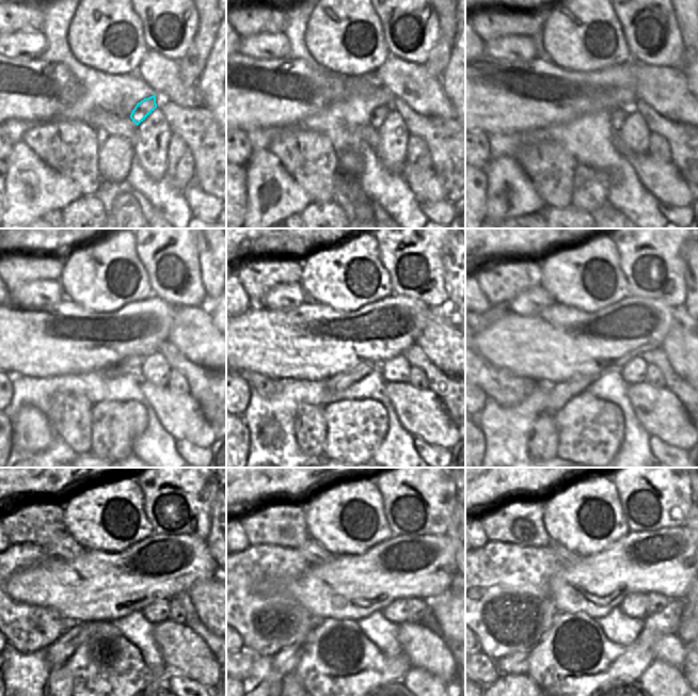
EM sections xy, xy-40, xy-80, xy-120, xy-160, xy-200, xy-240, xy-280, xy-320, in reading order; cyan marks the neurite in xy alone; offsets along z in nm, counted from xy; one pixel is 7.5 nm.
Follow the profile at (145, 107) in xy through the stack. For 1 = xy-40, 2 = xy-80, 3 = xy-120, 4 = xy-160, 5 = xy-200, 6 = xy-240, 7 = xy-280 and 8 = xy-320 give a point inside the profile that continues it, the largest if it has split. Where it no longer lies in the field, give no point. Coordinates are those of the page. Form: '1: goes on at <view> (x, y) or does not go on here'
1: goes on at xy-40 (379, 114)
2: goes on at xy-80 (617, 115)
3: goes on at xy-120 (135, 362)
4: goes on at xy-160 (340, 381)
5: goes on at xy-200 (560, 393)
6: goes on at xy-240 (58, 653)
7: goes on at xy-280 (284, 662)
8: goes on at xy-320 (517, 664)

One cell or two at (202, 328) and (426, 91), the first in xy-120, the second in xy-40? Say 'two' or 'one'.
one

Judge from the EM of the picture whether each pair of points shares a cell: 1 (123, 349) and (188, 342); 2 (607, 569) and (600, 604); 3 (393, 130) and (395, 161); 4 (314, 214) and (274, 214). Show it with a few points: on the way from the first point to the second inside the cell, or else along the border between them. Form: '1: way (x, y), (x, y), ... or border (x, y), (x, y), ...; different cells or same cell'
1: border (175, 314), (168, 338); different cells
2: way (606, 578), (600, 584), (600, 596); same cell
3: way (393, 138), (393, 154); same cell
4: border (310, 203), (300, 212); different cells

